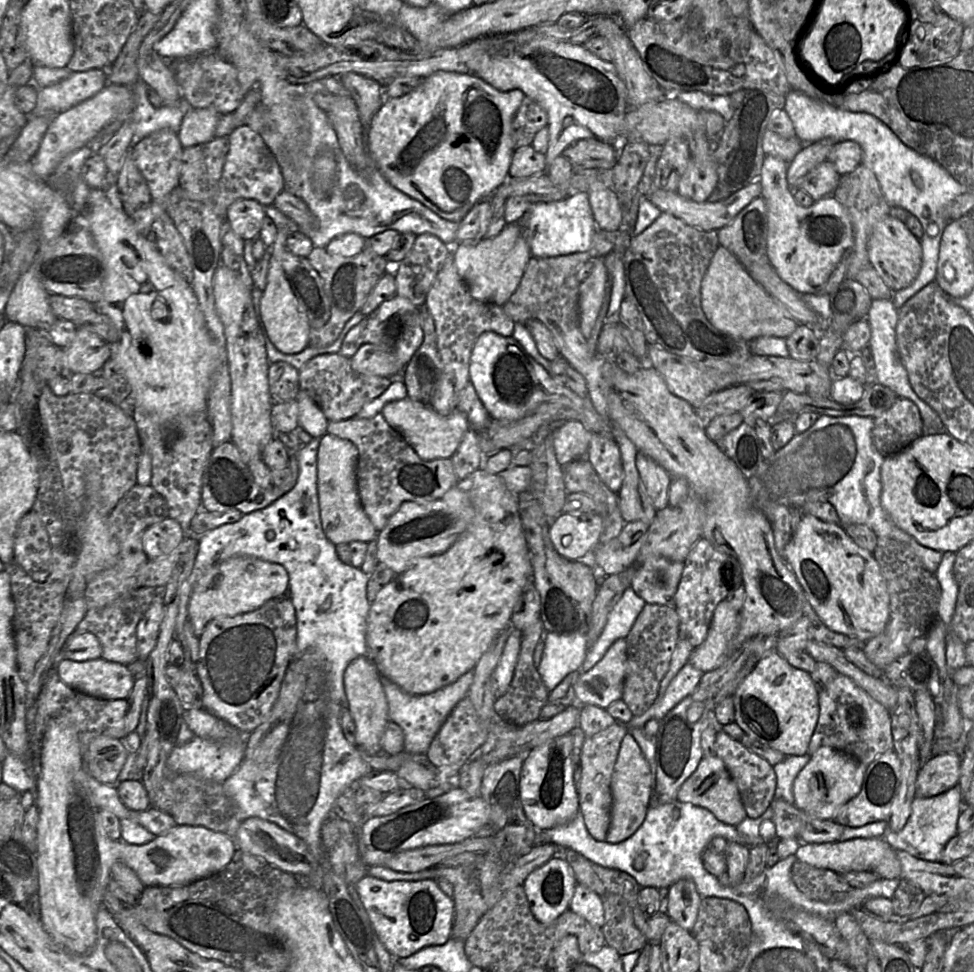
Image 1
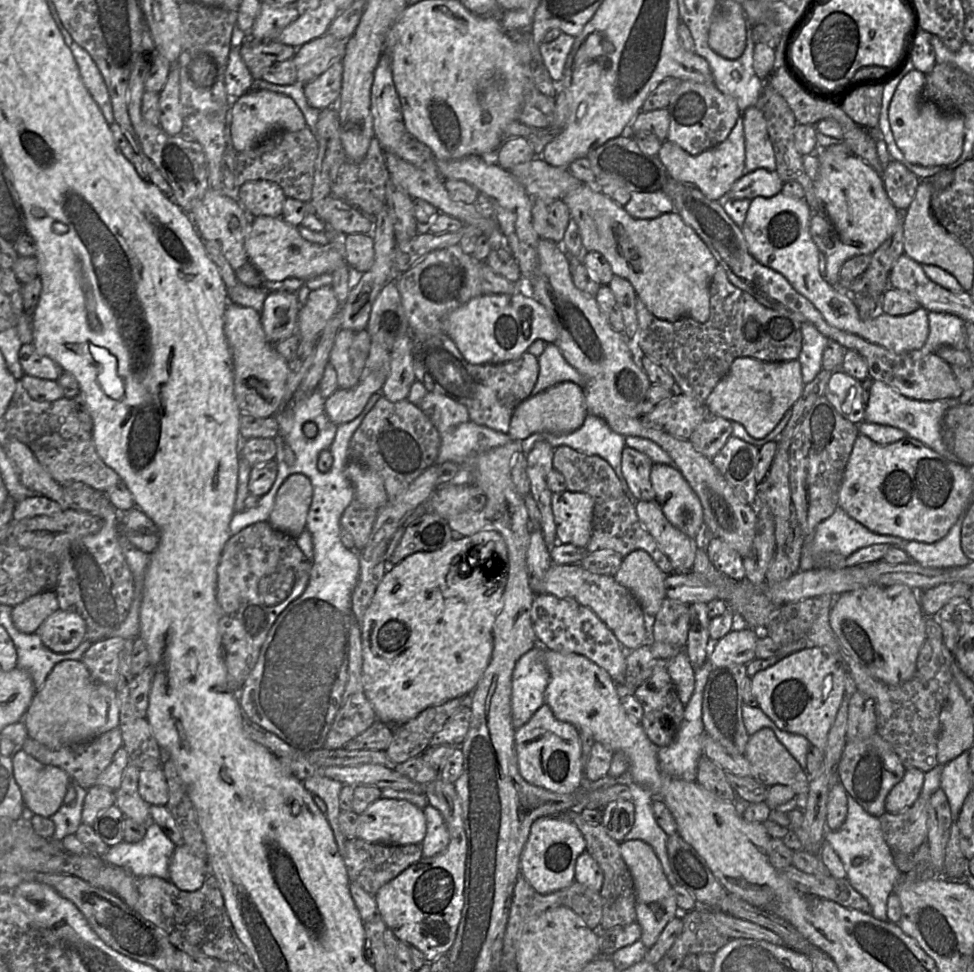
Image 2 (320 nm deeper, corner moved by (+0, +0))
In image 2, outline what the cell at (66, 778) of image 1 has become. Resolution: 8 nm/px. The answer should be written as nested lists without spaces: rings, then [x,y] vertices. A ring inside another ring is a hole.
[[[184,844],[175,847],[168,872],[168,880],[183,891],[199,889],[210,874],[206,858],[196,856]]]

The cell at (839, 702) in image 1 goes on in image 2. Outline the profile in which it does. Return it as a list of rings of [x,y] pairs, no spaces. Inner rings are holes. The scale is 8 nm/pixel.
[[[878,734],[861,740],[847,740],[839,764],[839,781],[847,793],[868,813],[875,817],[883,815],[885,800],[890,790],[901,781],[905,767],[888,743]]]

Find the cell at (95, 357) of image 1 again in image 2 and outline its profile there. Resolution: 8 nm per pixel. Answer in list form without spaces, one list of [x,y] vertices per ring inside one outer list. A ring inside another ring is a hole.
[[[24,343],[20,348],[19,360],[26,375],[57,380],[64,372],[62,367],[48,356],[40,354],[32,343]]]

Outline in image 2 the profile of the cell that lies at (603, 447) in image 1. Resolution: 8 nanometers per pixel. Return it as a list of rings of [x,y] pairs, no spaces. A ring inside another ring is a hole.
[[[626,446],[621,457],[621,471],[638,501],[654,501],[655,491],[650,481],[654,462],[644,453]]]

